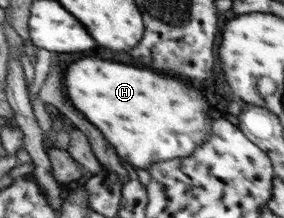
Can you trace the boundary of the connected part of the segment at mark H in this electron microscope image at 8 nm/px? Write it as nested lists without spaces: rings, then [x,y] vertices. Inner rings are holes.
[[[84,56],[65,65],[63,83],[72,105],[112,143],[120,161],[130,167],[148,170],[154,163],[174,157],[189,158],[208,140],[208,101],[198,89],[188,89],[178,79],[158,75],[154,71],[136,69]]]

